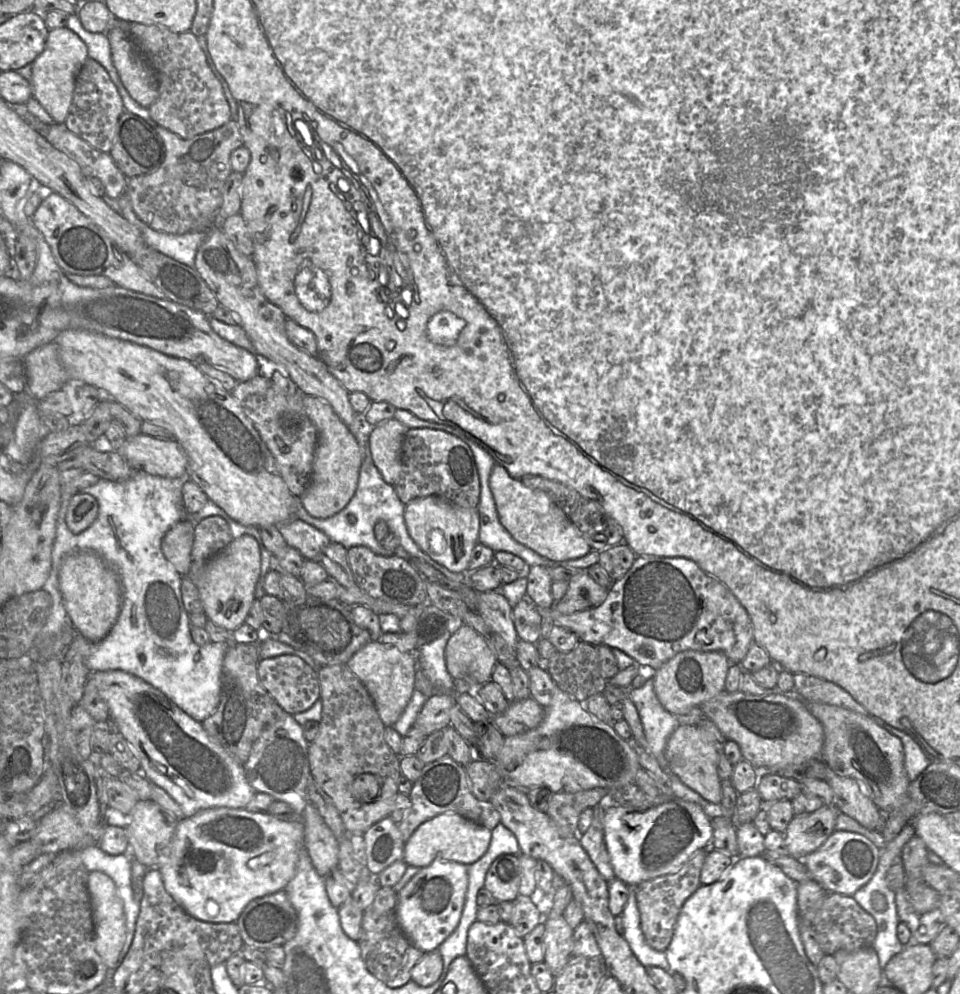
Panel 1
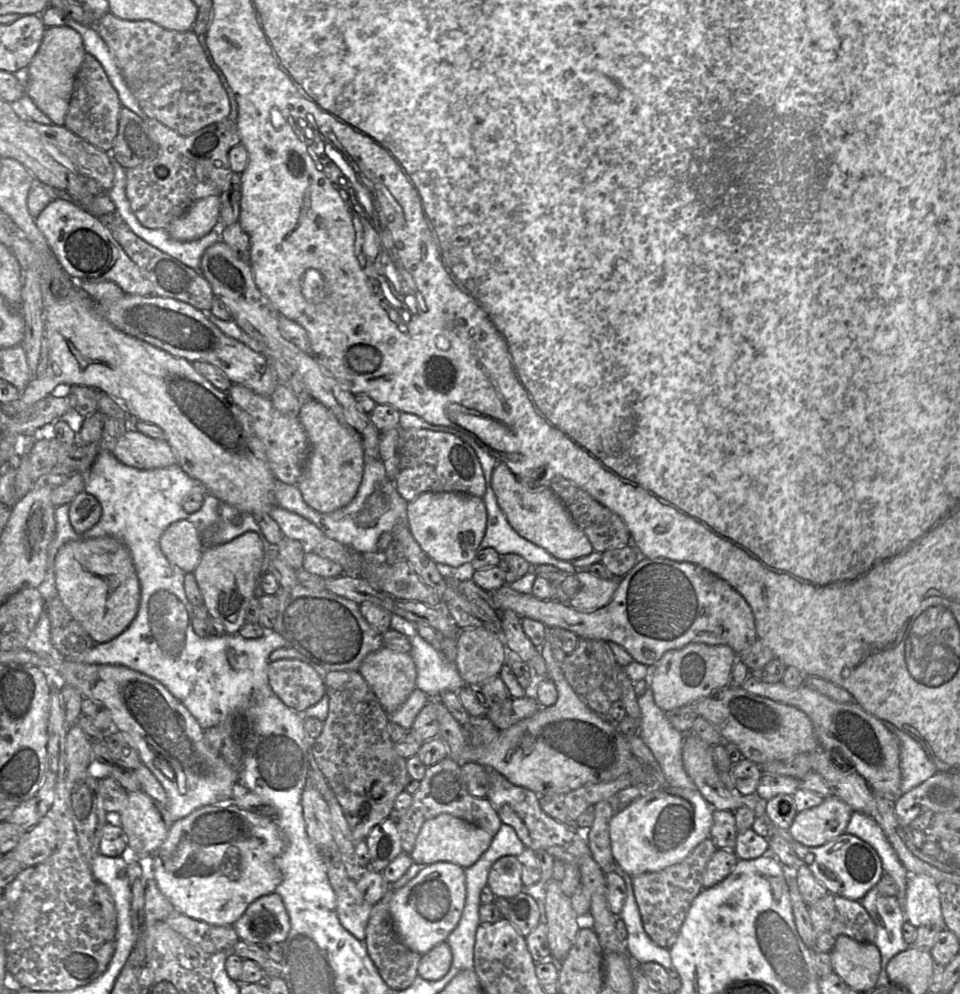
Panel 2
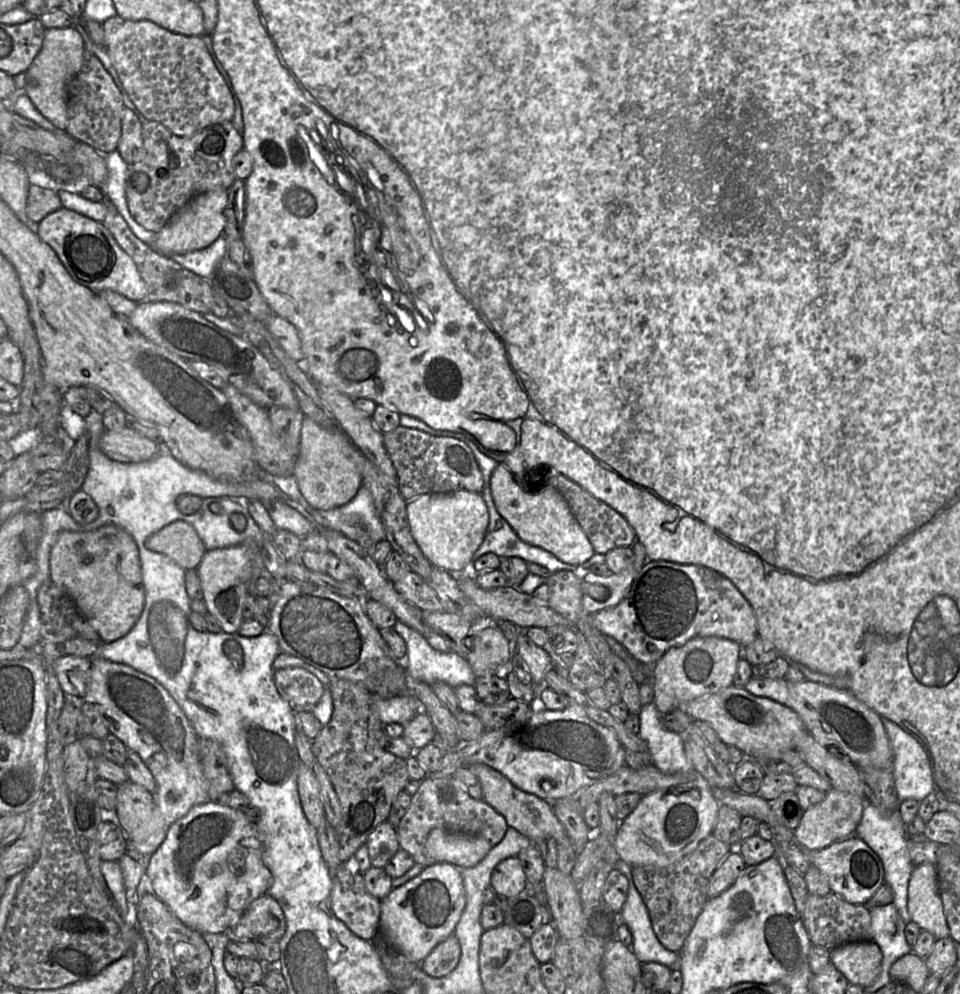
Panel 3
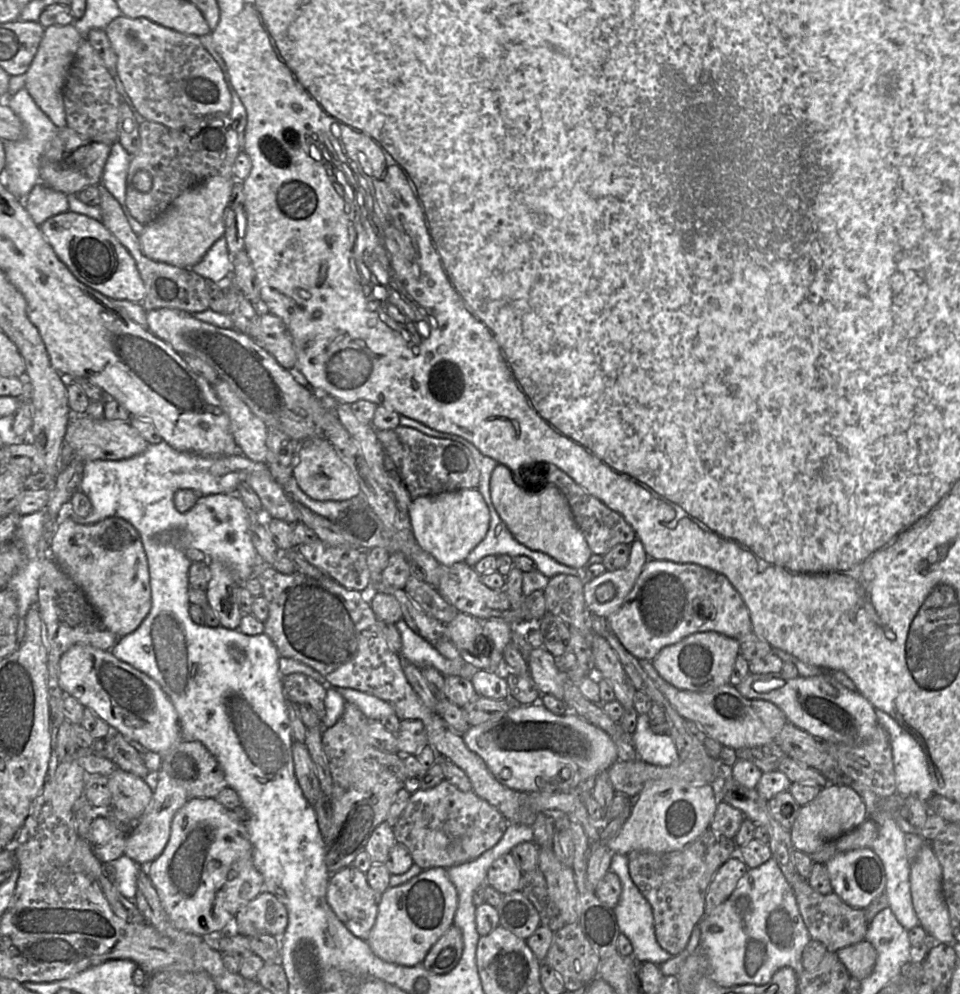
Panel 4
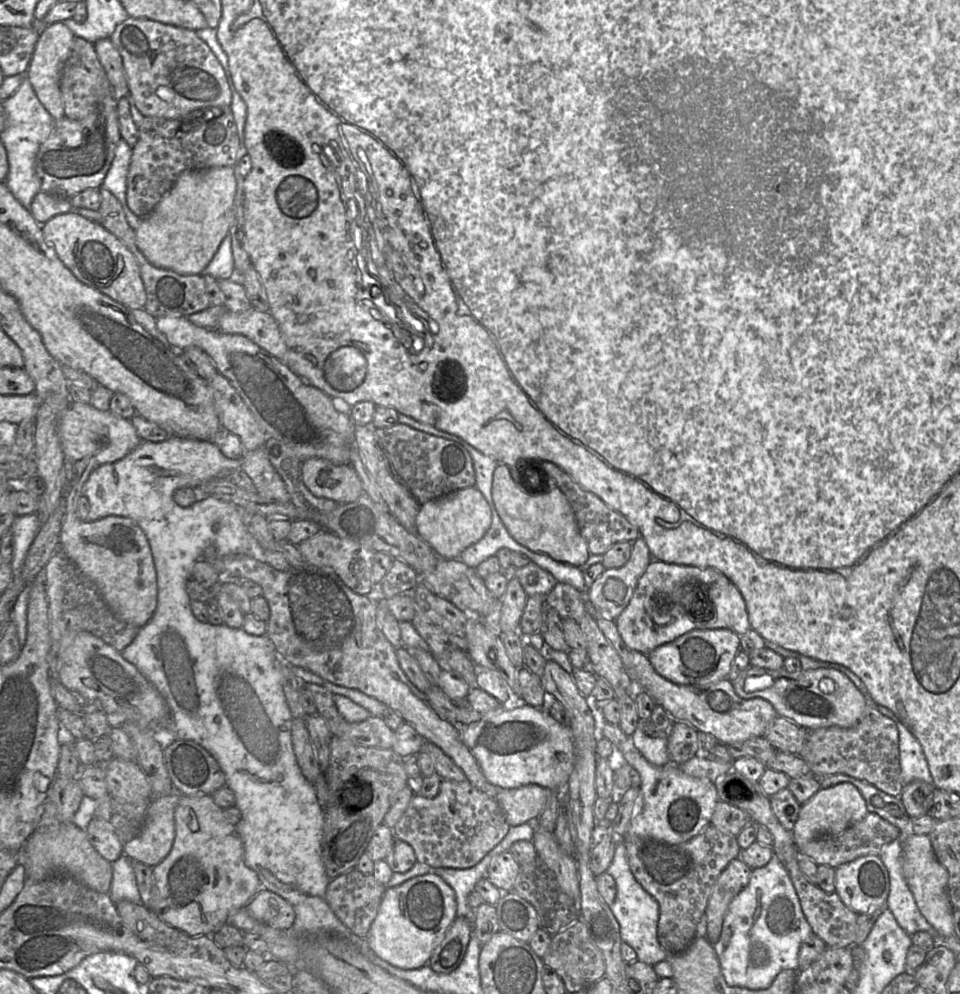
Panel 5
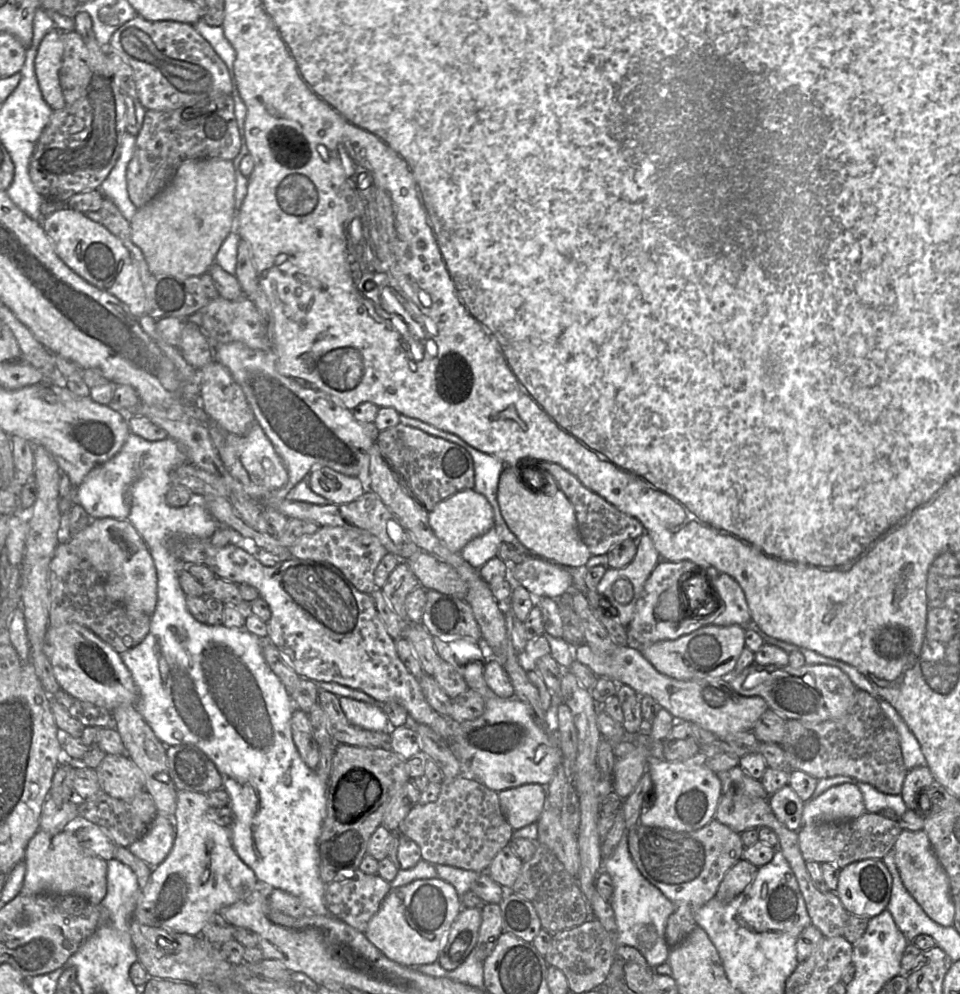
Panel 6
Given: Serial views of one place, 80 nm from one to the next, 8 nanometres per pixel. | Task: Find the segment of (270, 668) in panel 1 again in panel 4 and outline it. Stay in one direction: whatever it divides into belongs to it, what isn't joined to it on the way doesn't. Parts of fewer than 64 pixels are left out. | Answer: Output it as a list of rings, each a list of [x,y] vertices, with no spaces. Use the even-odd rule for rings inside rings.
[[[292,673],[283,678],[285,698],[297,705],[306,704],[317,713],[322,720],[326,714],[325,687],[302,673]]]

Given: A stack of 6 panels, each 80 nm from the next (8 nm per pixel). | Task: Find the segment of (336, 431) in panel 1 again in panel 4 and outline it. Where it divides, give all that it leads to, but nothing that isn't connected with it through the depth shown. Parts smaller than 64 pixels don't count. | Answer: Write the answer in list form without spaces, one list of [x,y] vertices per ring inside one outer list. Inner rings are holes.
[[[323,436],[302,441],[299,460],[293,470],[293,477],[301,490],[317,501],[344,501],[361,493],[360,483],[352,469]]]

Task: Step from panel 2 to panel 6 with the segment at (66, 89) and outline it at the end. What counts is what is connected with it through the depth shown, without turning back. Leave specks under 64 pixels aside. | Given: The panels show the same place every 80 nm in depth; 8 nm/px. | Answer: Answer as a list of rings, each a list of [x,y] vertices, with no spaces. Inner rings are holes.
[[[56,27],[42,39],[35,57],[35,74],[43,99],[55,110],[66,105],[60,86],[60,68],[64,54],[63,32]]]

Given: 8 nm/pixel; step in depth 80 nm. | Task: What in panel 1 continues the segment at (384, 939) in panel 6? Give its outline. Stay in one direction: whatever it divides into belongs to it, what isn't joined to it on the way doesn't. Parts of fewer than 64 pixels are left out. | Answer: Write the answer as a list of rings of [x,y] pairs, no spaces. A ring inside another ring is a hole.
[[[435,860],[421,868],[397,893],[398,922],[410,941],[424,953],[434,951],[456,929],[465,904],[468,865]]]

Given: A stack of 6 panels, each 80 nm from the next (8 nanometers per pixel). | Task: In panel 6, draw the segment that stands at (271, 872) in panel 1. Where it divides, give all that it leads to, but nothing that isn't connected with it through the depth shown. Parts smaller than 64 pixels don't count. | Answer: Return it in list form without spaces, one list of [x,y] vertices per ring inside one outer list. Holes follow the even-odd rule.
[[[177,792],[174,844],[165,860],[152,869],[148,884],[140,892],[133,918],[141,924],[200,936],[214,913],[246,898],[258,887],[254,871],[239,858],[232,846],[229,827],[222,826],[208,817],[210,808],[212,807],[204,793]]]

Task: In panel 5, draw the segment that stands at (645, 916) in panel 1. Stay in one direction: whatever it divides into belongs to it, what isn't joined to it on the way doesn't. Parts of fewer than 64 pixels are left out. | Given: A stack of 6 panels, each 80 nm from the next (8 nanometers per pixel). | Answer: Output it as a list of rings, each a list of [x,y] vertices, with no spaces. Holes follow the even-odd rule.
[[[709,824],[688,841],[669,844],[650,837],[622,839],[626,844],[630,870],[640,885],[655,898],[659,905],[657,938],[659,944],[671,955],[683,952],[696,937],[696,929],[708,905],[713,886],[730,861],[739,857],[741,848],[737,838],[721,832]]]

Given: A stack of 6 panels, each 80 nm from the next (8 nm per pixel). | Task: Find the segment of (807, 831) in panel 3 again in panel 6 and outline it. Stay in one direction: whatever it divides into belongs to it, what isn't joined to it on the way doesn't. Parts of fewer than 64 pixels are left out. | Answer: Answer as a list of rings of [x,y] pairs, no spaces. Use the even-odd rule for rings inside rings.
[[[851,783],[832,786],[816,798],[804,802],[801,827],[816,822],[845,821],[865,812],[863,796]]]

